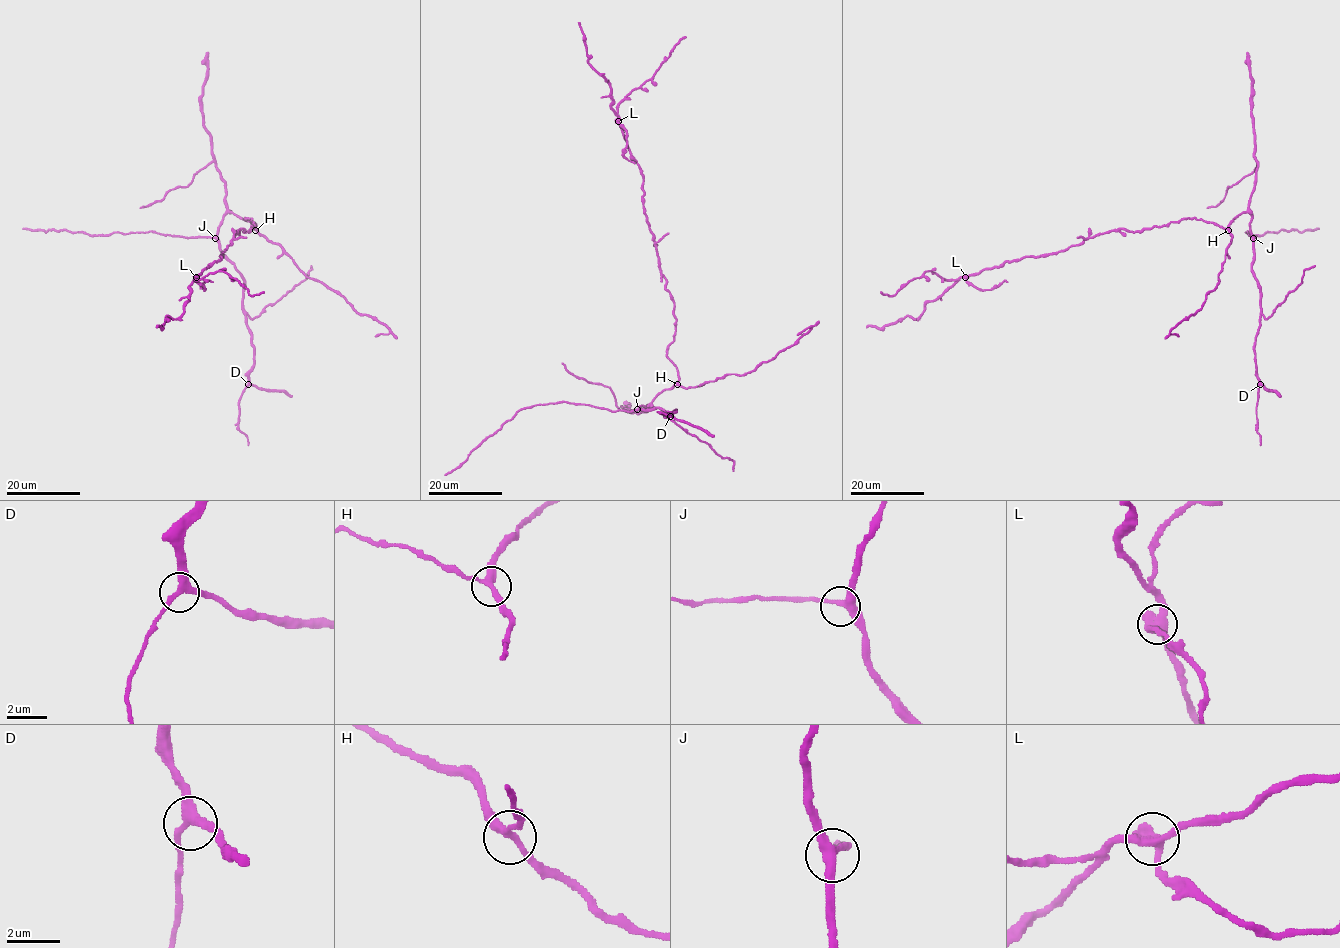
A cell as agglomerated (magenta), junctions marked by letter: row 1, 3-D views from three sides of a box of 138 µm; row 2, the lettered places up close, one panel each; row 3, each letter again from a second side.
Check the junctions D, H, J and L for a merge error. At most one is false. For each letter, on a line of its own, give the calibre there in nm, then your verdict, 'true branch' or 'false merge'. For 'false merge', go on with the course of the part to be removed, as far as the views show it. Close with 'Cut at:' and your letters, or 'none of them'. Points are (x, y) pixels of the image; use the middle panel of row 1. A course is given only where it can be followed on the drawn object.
D: calibre 320 nm; true branch
H: calibre 280 nm; true branch
J: calibre 320 nm; true branch
L: calibre 360 nm; false merge; course (618, 121), (625, 130), (624, 155), (635, 163)
Cut at: L

